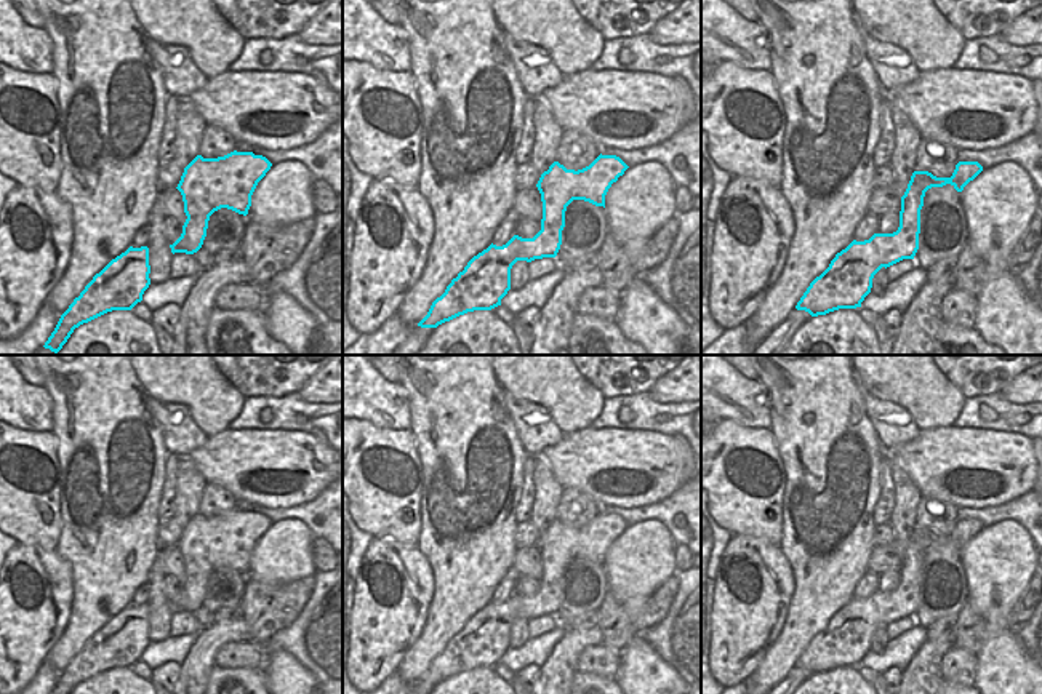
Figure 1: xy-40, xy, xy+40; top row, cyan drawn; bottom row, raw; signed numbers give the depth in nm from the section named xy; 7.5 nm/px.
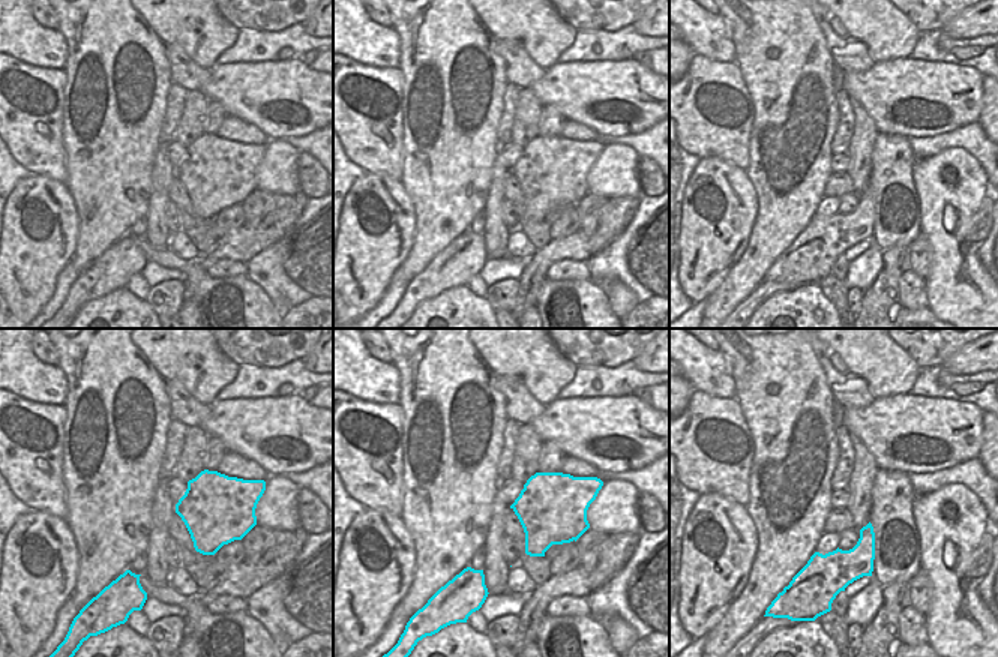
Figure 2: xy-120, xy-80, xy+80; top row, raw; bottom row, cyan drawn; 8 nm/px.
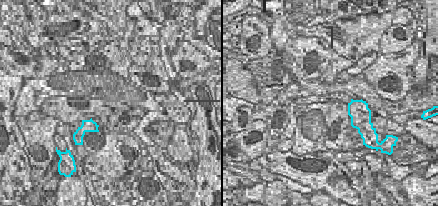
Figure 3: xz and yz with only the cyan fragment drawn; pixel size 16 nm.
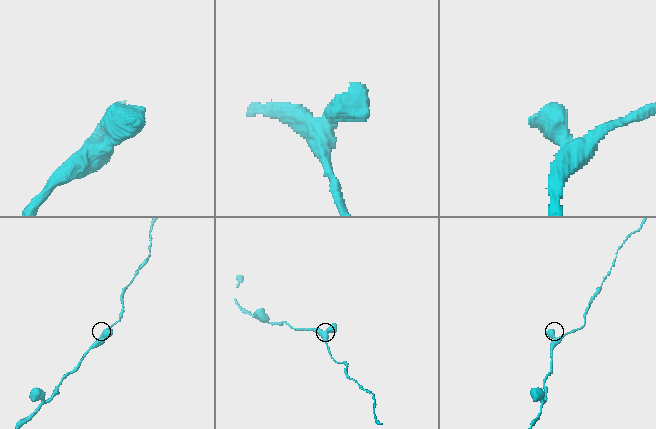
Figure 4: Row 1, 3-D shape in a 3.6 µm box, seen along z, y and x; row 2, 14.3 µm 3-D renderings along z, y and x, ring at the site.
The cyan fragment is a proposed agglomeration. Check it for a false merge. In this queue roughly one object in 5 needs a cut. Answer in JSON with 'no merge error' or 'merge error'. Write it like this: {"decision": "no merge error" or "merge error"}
{"decision": "no merge error"}

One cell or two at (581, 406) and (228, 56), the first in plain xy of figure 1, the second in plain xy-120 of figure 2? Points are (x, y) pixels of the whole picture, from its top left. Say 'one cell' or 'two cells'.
two cells

